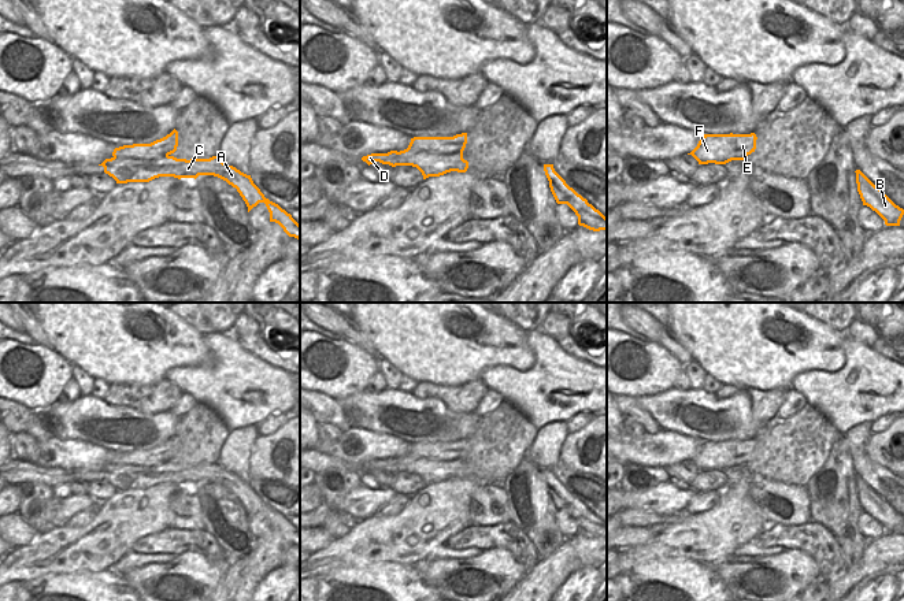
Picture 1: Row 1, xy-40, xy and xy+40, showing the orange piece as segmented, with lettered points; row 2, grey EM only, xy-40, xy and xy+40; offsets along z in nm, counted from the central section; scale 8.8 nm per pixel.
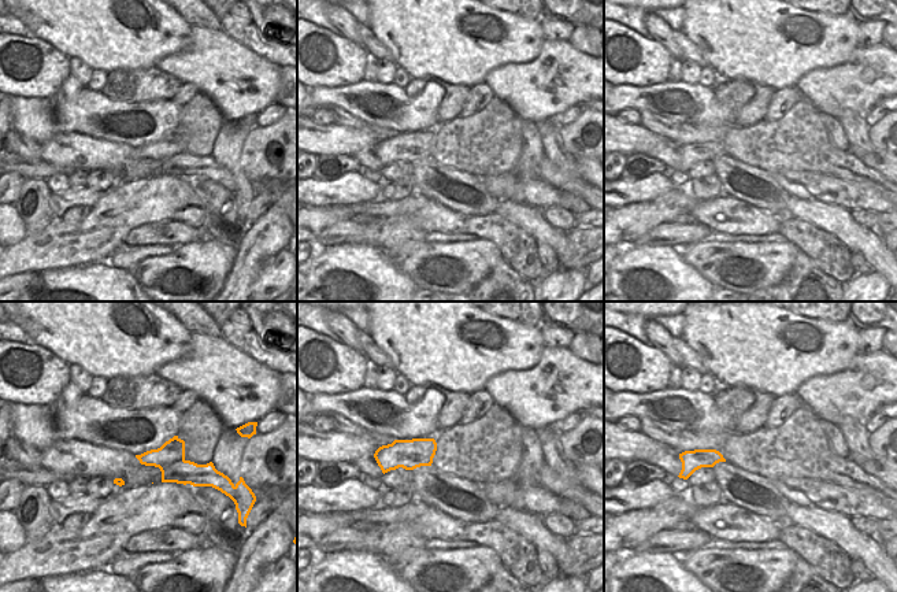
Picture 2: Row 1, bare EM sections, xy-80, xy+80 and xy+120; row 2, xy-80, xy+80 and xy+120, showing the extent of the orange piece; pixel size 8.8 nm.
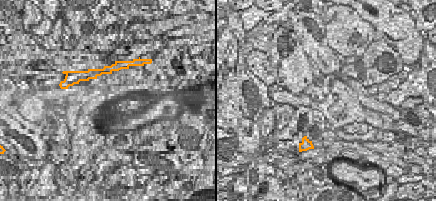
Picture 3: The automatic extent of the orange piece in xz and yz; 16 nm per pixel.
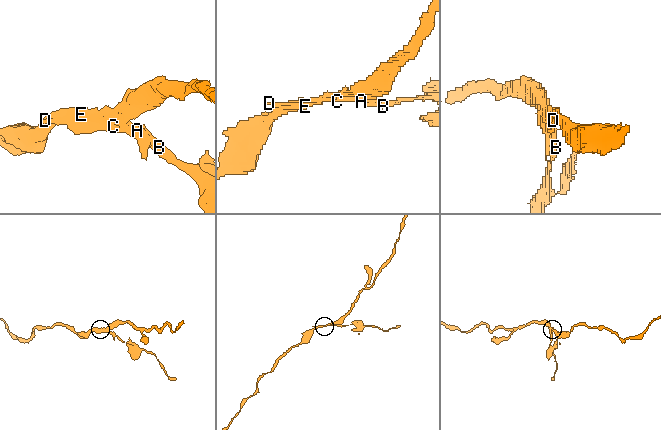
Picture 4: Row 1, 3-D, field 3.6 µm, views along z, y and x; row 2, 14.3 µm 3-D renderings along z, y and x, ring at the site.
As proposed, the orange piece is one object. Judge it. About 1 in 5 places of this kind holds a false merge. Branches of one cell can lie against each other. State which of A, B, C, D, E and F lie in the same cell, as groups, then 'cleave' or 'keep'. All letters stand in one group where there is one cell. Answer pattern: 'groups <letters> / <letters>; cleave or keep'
groups A B C / D E F; cleave

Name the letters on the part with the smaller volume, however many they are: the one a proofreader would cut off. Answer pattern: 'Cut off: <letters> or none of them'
Cut off: A, B, C

